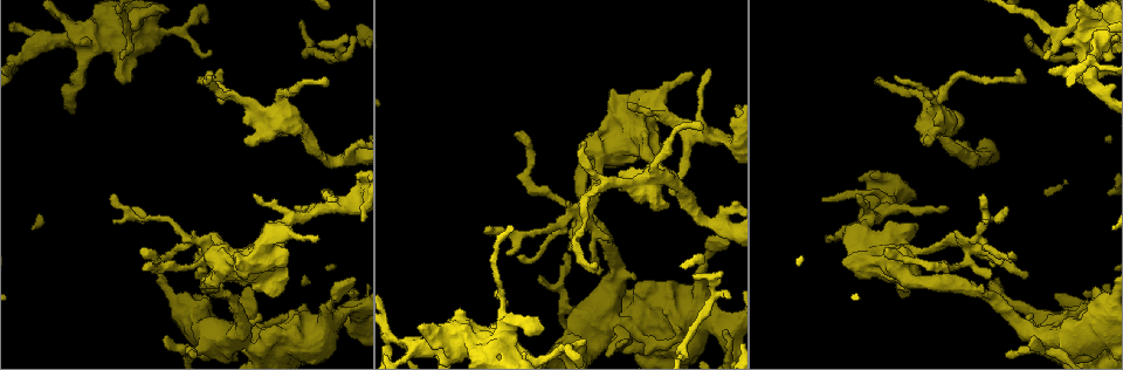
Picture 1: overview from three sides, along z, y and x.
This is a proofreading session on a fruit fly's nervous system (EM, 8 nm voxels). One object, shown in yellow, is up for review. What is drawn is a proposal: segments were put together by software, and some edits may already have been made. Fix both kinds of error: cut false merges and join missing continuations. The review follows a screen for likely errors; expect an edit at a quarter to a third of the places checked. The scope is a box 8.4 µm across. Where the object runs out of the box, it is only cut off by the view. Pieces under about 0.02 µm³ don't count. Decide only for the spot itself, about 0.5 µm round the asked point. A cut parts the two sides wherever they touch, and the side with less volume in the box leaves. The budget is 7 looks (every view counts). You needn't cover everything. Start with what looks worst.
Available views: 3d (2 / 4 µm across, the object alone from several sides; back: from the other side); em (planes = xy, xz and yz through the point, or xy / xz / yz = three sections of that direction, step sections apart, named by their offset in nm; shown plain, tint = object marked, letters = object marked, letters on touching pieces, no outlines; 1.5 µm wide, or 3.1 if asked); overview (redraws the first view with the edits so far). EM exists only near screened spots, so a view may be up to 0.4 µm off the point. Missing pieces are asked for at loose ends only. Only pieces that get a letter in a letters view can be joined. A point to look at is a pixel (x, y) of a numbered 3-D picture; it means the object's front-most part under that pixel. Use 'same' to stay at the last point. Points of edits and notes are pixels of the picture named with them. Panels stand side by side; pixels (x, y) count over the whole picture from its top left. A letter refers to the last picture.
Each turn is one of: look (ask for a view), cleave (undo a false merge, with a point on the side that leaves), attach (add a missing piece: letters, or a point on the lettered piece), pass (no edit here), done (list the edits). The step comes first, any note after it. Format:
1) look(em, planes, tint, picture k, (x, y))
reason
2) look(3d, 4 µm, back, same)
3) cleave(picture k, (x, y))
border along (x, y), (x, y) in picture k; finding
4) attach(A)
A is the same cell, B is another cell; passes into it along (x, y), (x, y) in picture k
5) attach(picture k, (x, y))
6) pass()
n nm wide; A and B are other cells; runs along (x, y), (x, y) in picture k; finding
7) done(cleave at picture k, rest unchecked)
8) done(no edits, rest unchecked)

look(em, planes, letters, picture 1, (353, 306))
arms run side by side

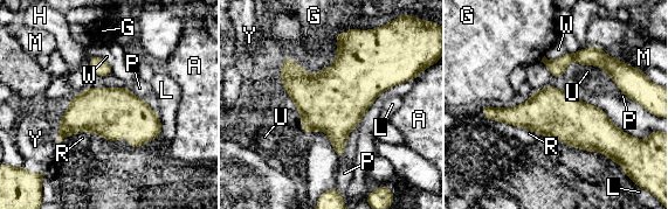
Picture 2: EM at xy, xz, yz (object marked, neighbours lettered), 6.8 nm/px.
pass()
P touches over 280 nm; A, G, H, L, M, P, R, U, W and Y are other cells; all the same cell

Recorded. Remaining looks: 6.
look(em, planes, letters, picture 1, (887, 251))
an open end

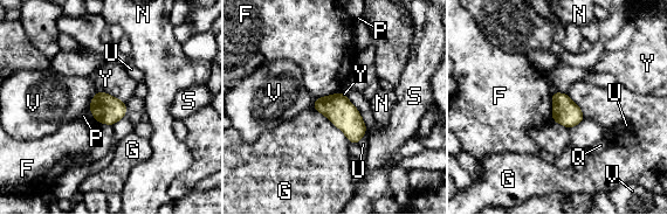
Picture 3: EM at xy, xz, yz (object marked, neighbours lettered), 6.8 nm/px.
pass()
F, G, N, P, Q, S, U, V and Y are other cells; border along (97, 90), (108, 92), (125, 103) in picture 3; none of them fits

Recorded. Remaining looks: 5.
look(em, planes, plain, picture 1, (1021, 274))
thin end

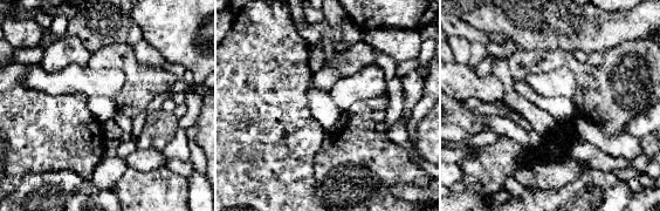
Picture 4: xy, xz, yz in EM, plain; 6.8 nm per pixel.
look(em, planes, tint, same)
with the object marked

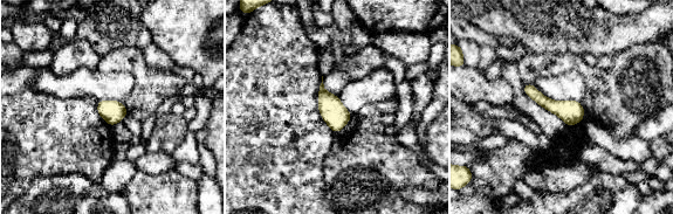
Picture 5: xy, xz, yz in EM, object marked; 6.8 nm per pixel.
look(em, planes, letters, same)

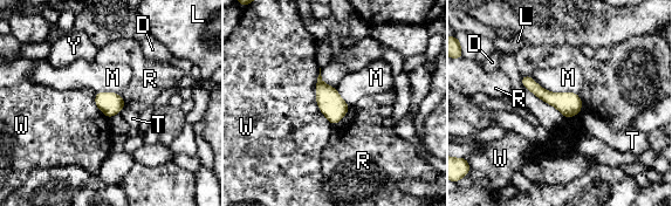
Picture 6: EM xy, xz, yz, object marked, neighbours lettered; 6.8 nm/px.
pass()
D, L, M, R, T, W and Y are other cells; runs along (523, 79), (548, 97), (578, 107) in picture 6; no lettered piece goes on from it

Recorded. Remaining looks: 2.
done(no edits, rest unchecked)

